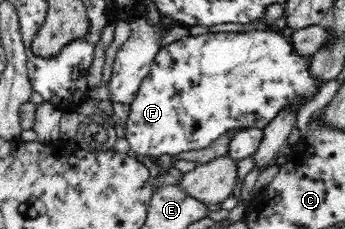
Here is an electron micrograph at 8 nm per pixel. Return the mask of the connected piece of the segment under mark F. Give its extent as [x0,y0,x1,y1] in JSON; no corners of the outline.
[124,30,324,157]

